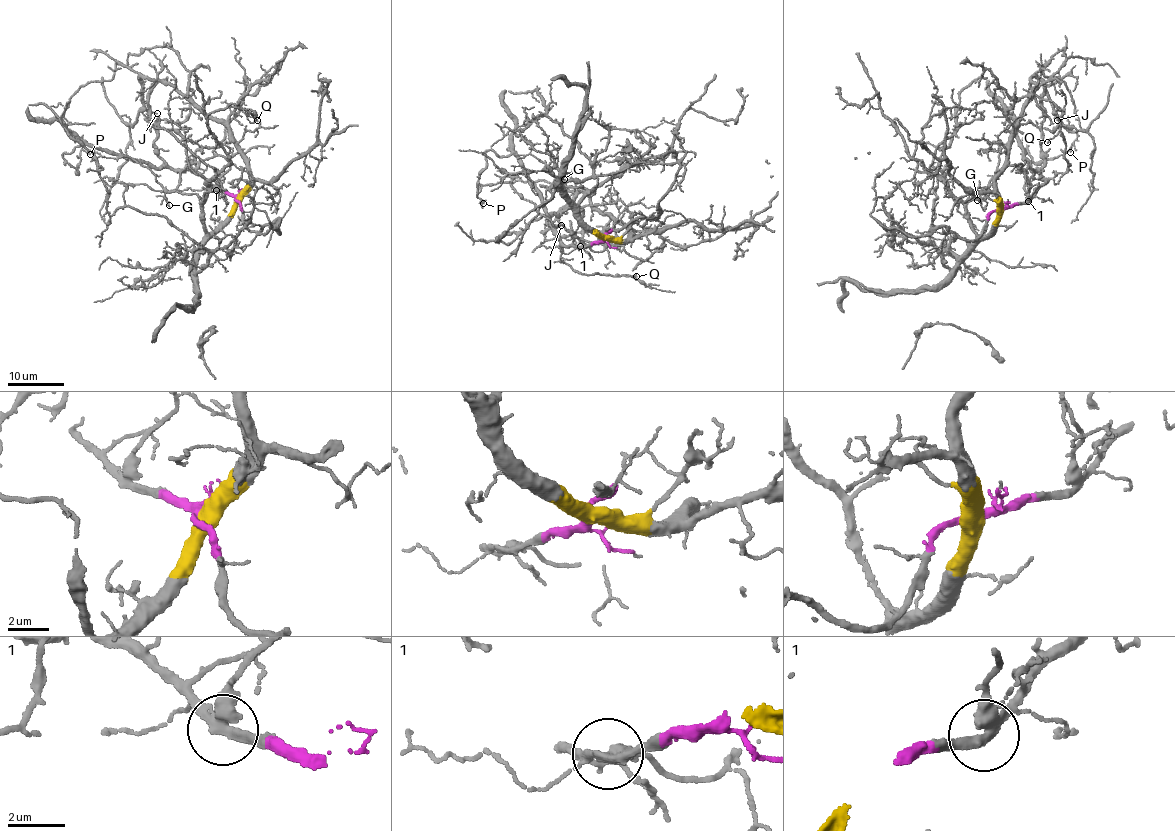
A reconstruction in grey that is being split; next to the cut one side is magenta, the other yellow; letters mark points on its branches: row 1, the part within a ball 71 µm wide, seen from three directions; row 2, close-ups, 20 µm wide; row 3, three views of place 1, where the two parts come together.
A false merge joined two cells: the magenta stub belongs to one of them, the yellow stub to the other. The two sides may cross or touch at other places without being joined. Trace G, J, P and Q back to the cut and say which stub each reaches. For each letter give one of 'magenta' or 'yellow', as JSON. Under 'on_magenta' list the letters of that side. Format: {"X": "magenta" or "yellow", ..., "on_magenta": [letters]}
{"G": "yellow", "J": "yellow", "P": "magenta", "Q": "magenta", "on_magenta": ["P", "Q"]}

